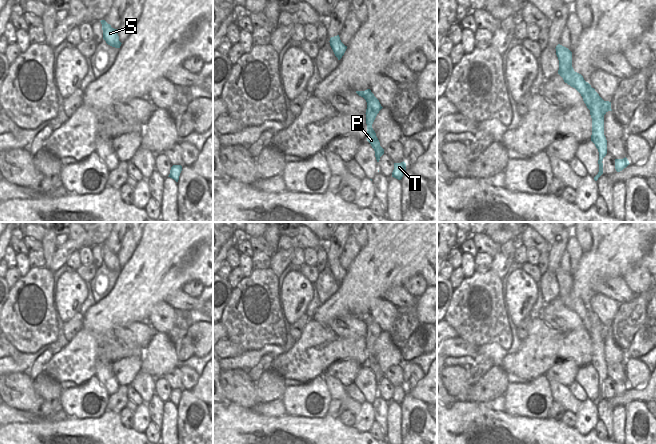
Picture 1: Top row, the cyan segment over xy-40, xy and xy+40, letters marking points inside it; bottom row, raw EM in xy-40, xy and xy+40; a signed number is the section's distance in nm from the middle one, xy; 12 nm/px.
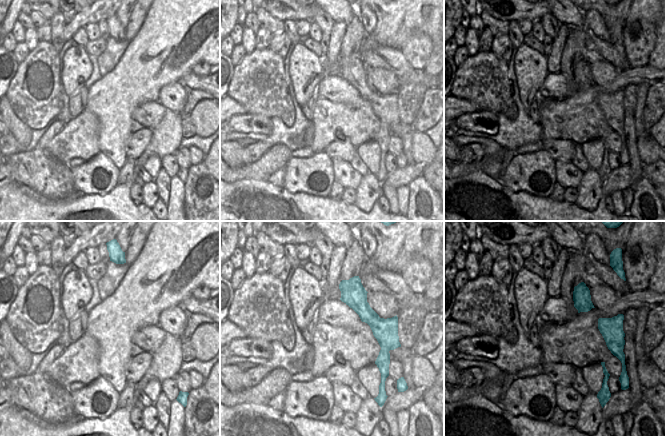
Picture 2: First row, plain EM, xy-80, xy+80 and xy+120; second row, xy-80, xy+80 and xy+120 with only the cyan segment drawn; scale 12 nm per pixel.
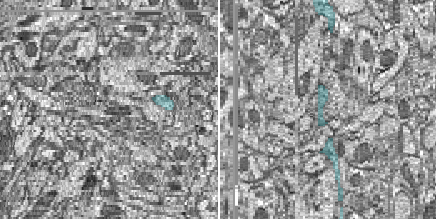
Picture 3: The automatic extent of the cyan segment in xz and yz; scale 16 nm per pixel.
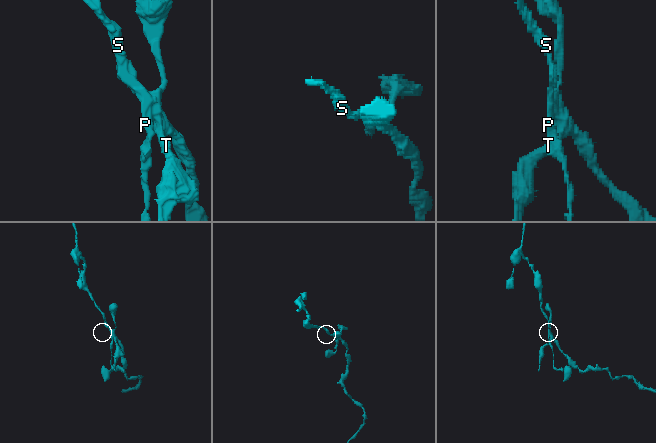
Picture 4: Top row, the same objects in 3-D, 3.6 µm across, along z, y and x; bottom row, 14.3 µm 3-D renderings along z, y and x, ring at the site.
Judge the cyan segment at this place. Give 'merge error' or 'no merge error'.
merge error

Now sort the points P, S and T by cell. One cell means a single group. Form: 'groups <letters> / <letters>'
groups P / S T

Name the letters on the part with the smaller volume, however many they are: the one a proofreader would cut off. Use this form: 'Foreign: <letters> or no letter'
Foreign: P

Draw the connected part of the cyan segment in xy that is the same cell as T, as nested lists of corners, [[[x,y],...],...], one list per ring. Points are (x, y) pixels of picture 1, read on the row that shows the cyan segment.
[[[403,161],[401,163],[394,163],[394,170],[392,172],[392,177],[401,180],[406,171],[406,163]]]

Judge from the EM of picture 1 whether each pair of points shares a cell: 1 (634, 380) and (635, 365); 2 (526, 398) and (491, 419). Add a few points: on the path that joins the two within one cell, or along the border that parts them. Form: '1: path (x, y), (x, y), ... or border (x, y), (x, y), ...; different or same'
1: path (635, 376), (635, 369); same
2: border (504, 411), (511, 415), (527, 417); different

